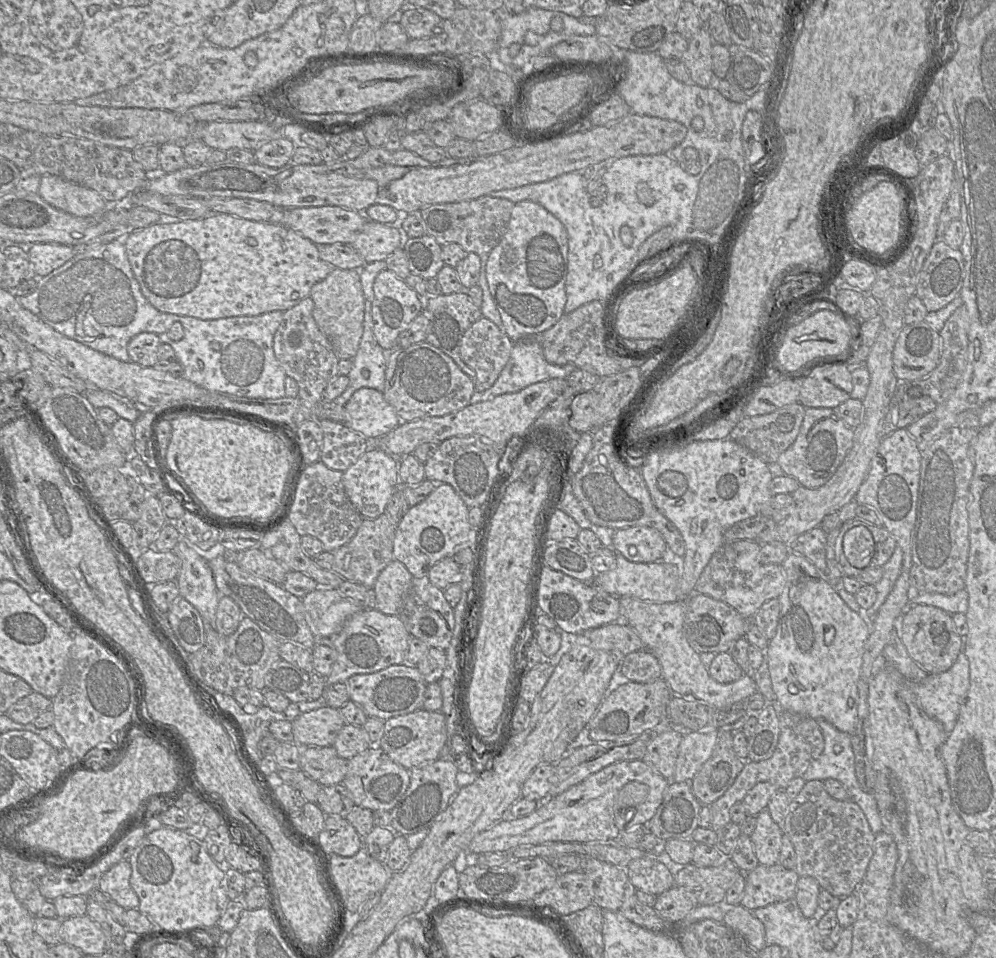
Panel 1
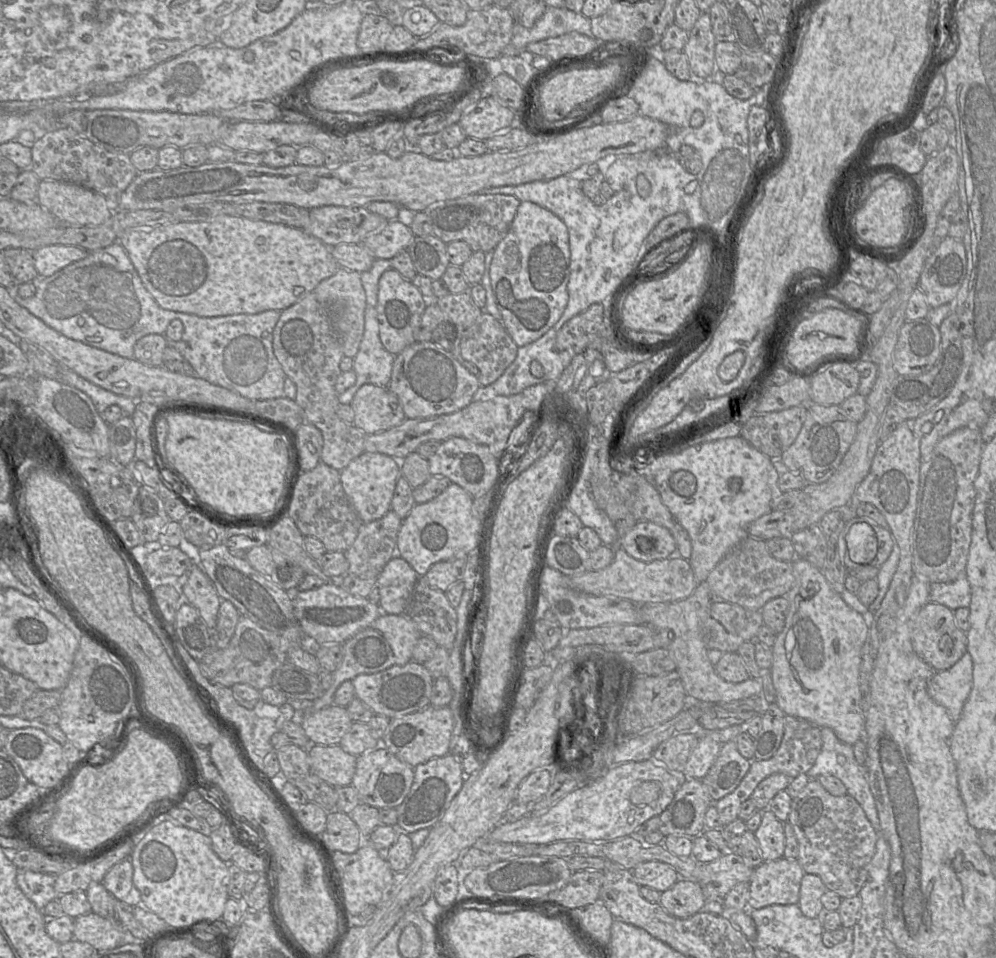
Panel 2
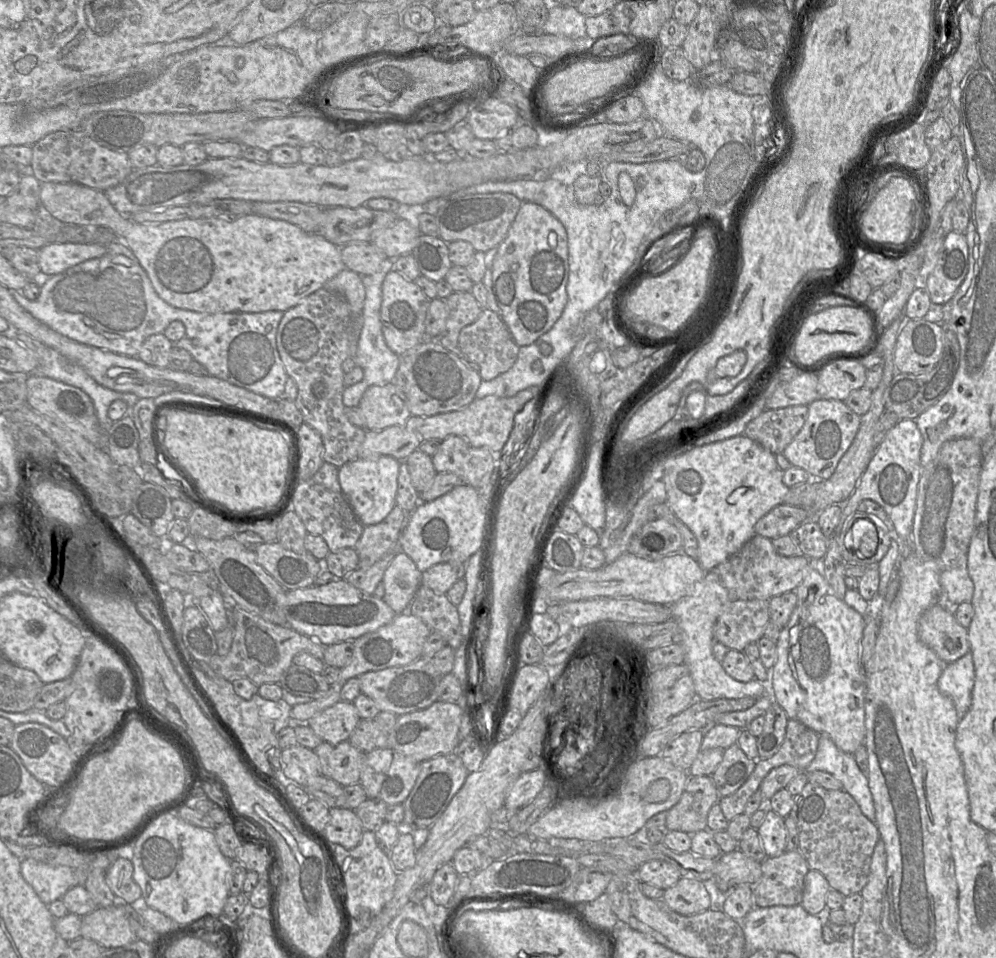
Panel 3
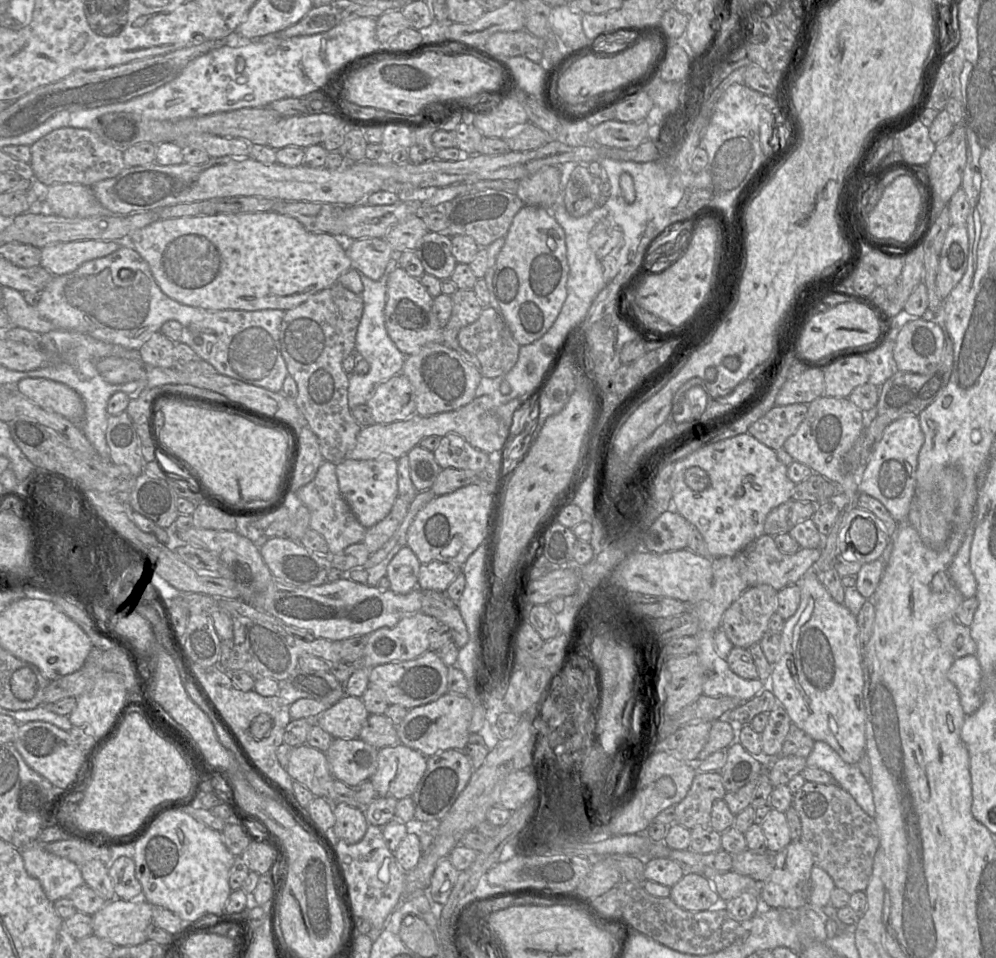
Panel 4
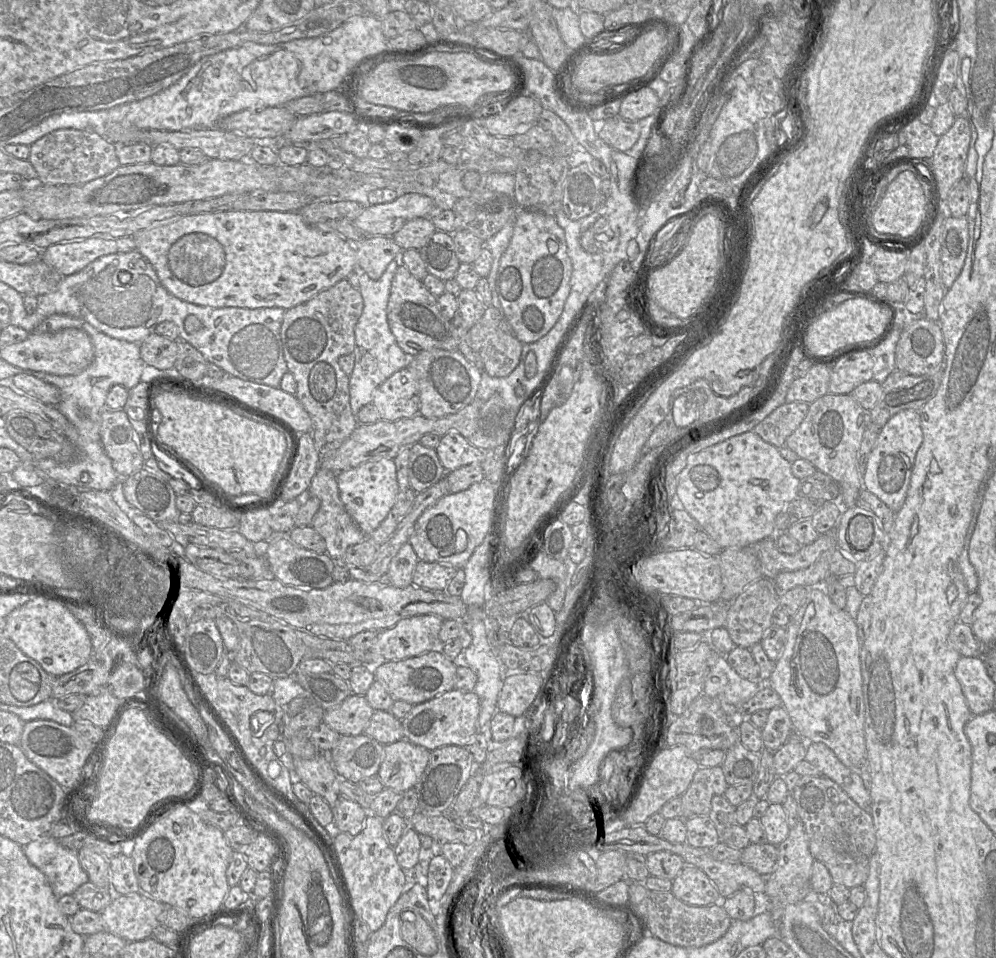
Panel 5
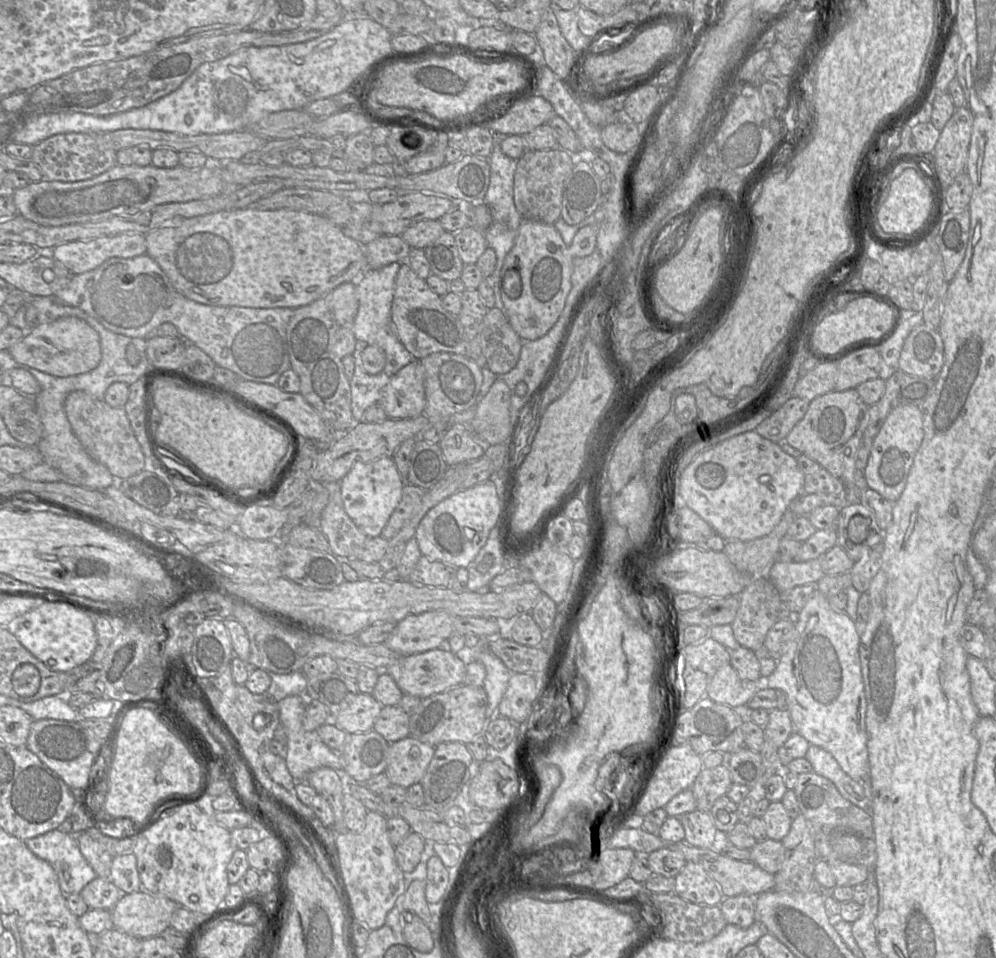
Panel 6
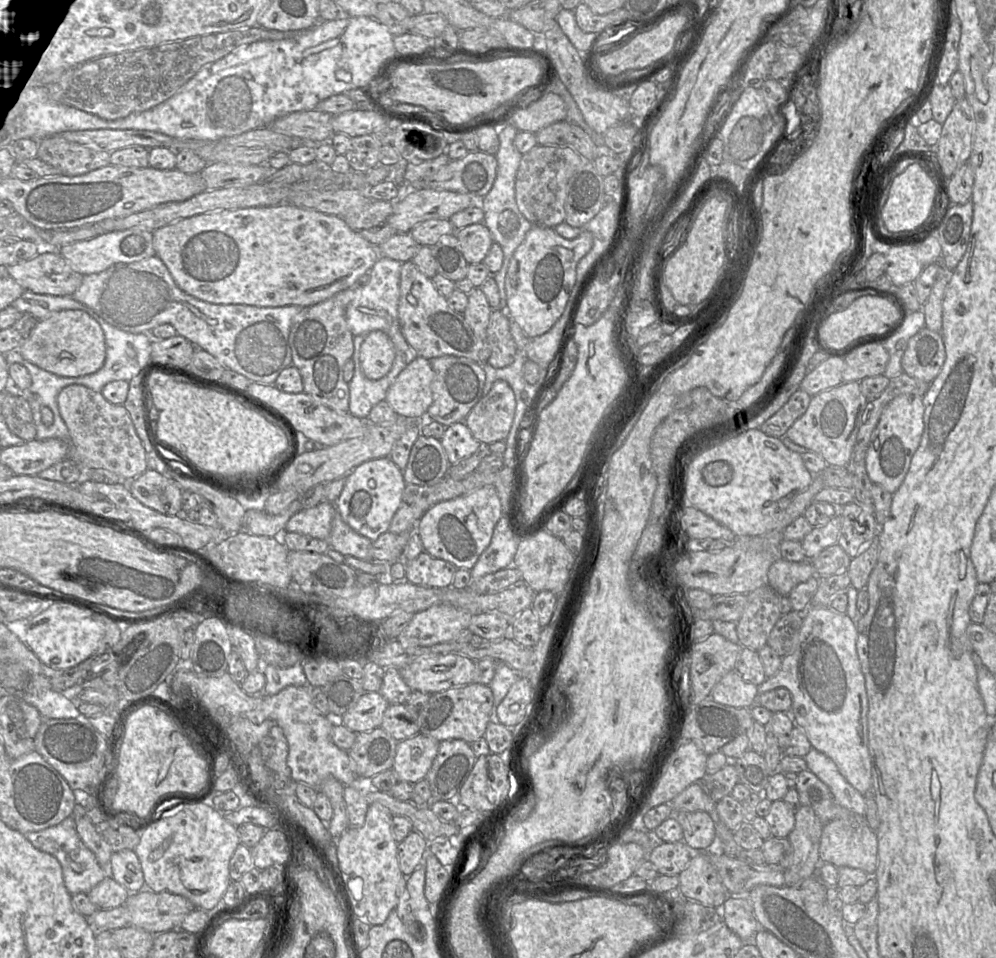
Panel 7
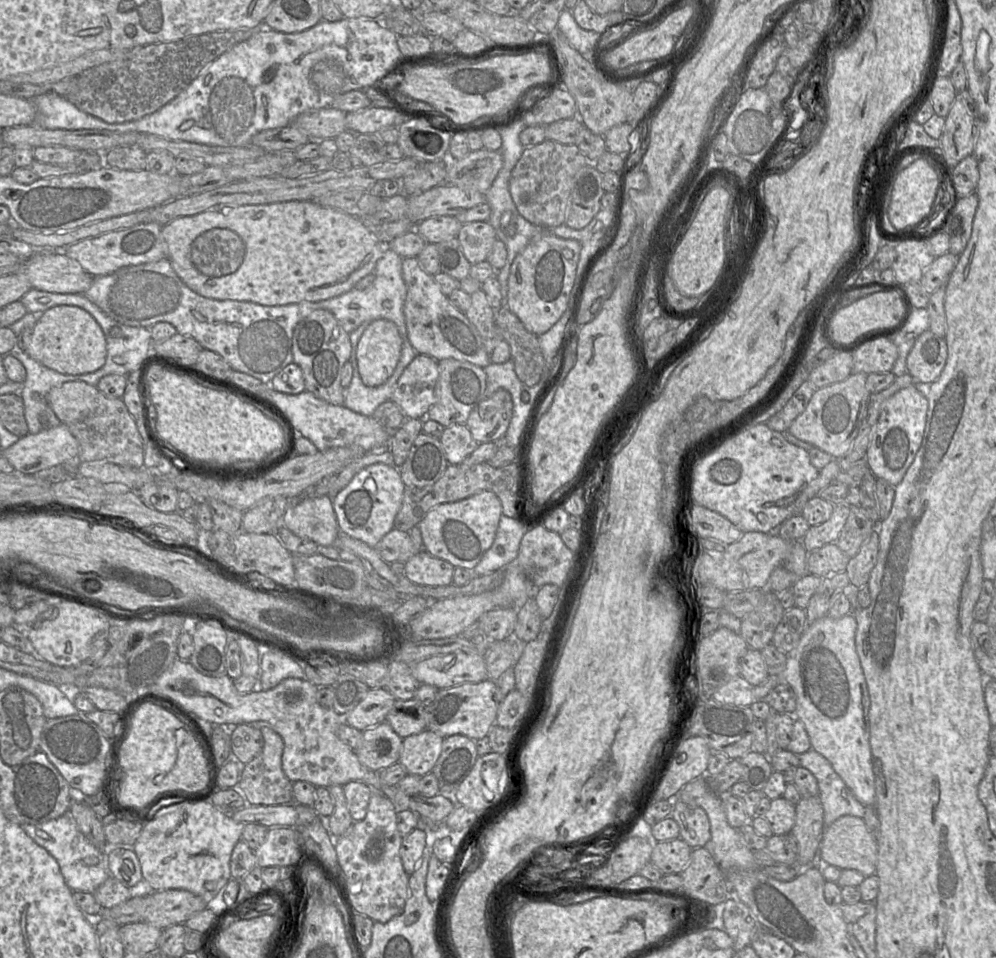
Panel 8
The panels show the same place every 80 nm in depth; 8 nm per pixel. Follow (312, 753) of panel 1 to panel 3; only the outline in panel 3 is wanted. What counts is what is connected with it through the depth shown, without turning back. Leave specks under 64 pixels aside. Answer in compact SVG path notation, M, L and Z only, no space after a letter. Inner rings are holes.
M349 741L337 744L322 742L315 749L321 765L321 774L340 785L358 784L366 753L355 748Z

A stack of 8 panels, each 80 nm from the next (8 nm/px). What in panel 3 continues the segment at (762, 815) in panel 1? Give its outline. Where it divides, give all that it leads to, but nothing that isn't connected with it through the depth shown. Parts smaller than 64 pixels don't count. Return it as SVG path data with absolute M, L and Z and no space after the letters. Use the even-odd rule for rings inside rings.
M769 809L757 829L767 857L779 856L786 851L787 829L784 818Z

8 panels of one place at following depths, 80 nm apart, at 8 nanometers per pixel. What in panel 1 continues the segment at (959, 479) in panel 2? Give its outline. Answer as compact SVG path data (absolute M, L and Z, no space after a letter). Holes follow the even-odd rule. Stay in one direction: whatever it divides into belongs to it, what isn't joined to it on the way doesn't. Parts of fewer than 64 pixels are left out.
M978 410L958 415L952 427L921 452L917 515L912 530L910 584L914 593L951 595L965 589L969 554L969 487L974 472L973 444L980 431Z

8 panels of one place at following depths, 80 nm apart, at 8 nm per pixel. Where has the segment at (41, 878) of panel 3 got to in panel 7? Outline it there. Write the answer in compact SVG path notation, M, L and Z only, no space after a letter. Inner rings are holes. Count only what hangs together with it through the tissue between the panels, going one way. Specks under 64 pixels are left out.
M72 816L58 825L23 835L36 849L58 860L62 868L64 884L71 895L80 892L87 894L106 876L111 876L111 872L99 865L94 853L82 842L75 829L75 820Z

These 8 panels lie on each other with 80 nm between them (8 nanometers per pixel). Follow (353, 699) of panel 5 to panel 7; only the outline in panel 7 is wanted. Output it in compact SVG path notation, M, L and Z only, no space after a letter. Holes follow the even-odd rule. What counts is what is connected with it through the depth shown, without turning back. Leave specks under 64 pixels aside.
M365 692L357 703L342 716L342 724L356 733L369 732L381 726L384 712L389 705L379 692Z

